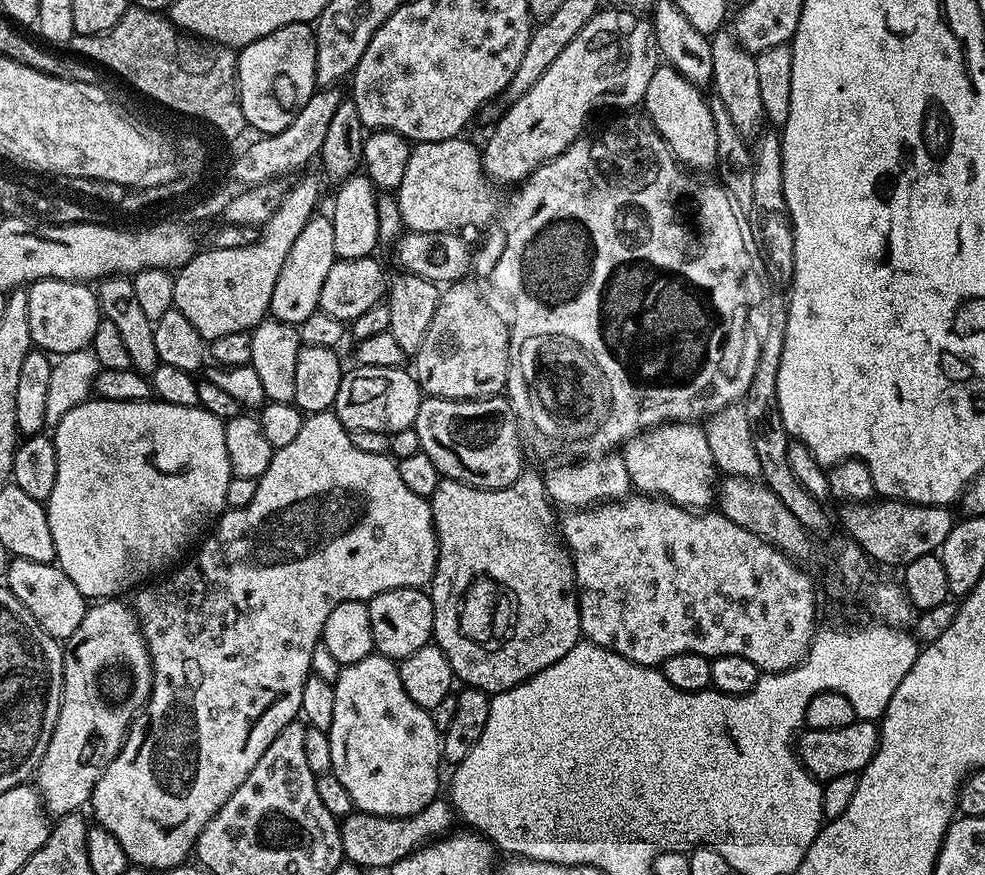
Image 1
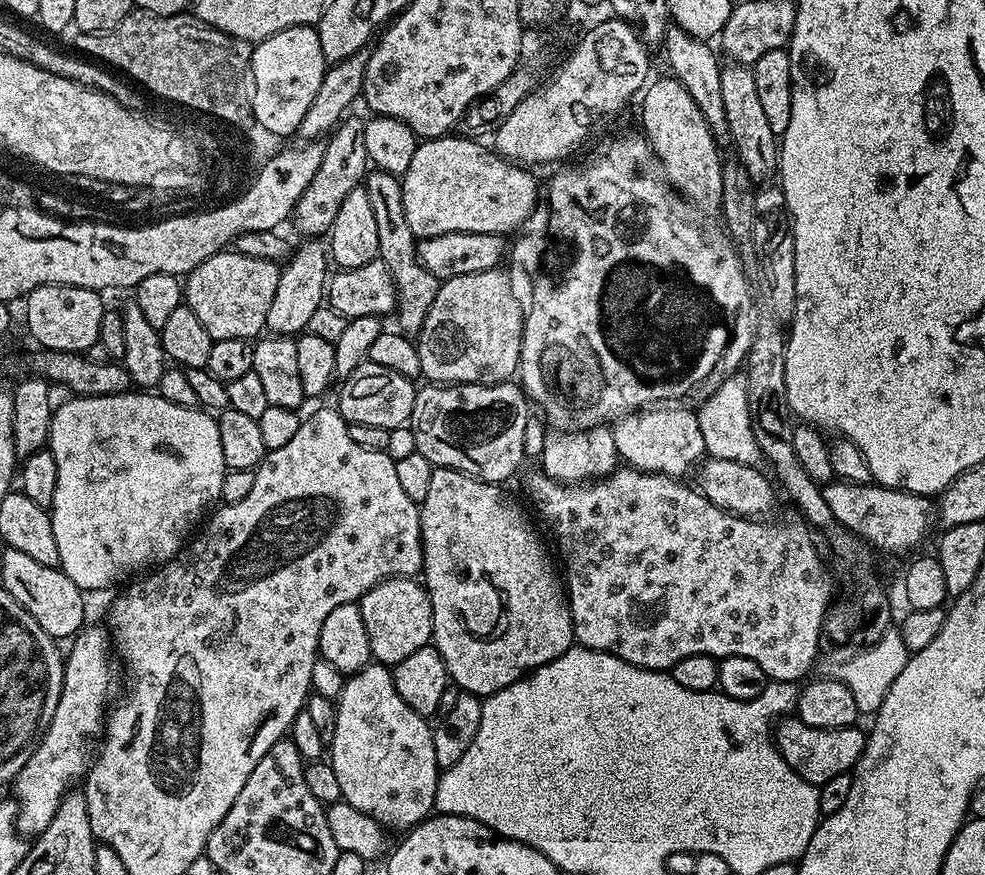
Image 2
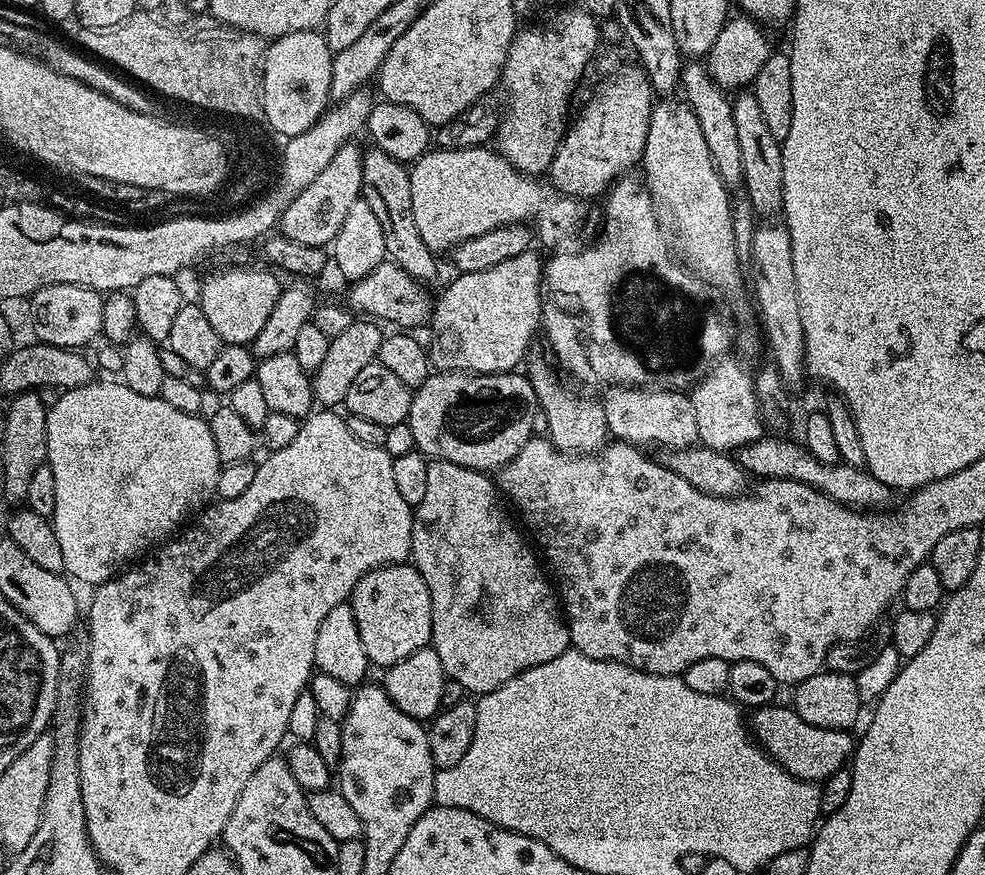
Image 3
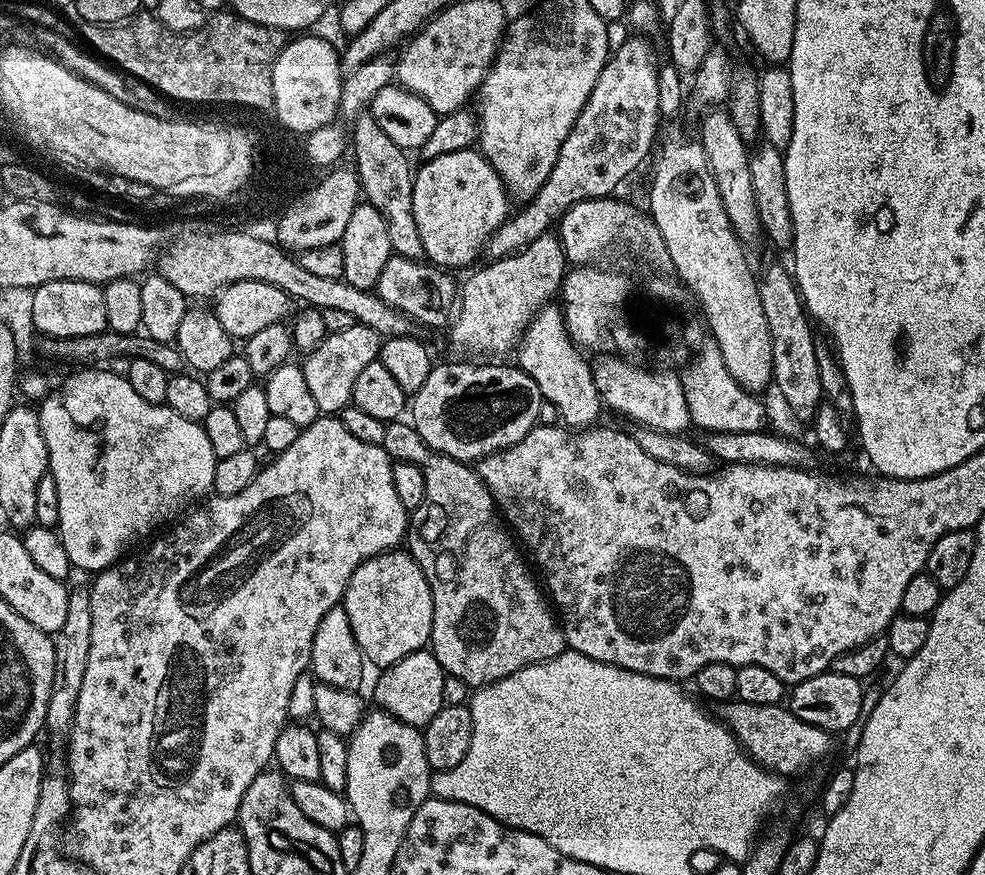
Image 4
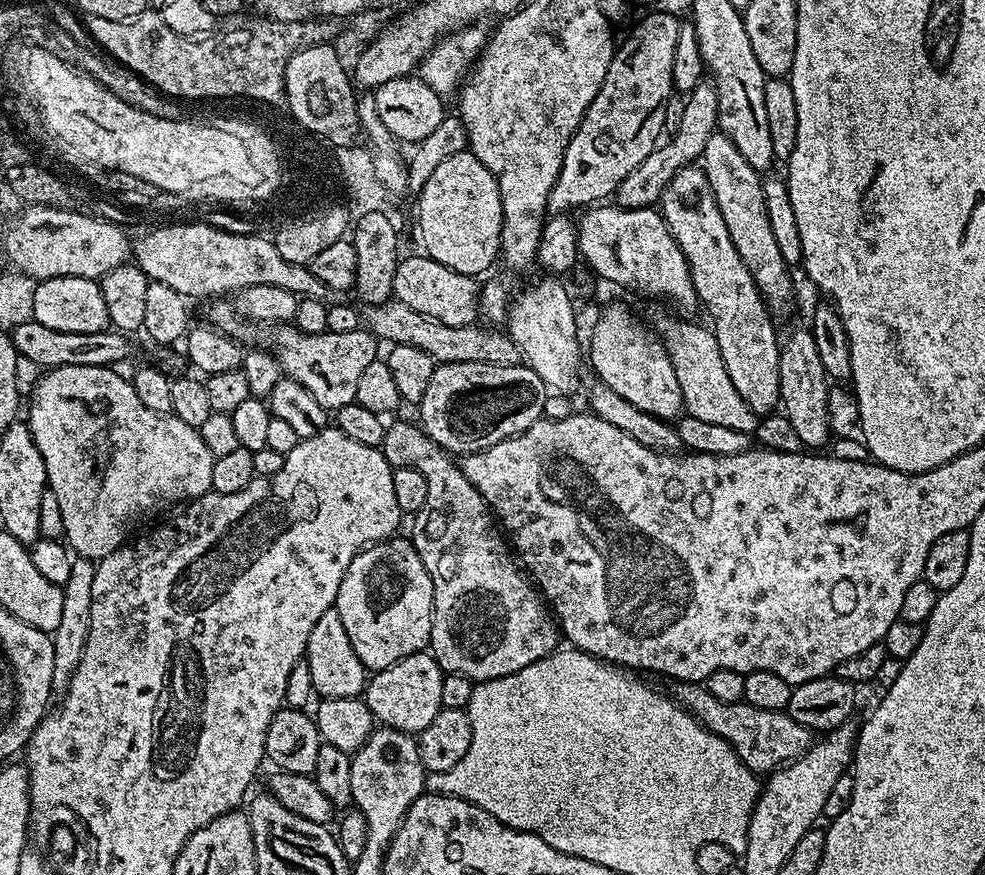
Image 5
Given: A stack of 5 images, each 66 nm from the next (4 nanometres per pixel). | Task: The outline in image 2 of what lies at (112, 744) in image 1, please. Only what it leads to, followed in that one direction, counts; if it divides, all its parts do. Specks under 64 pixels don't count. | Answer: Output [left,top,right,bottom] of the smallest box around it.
[14,626,121,838]

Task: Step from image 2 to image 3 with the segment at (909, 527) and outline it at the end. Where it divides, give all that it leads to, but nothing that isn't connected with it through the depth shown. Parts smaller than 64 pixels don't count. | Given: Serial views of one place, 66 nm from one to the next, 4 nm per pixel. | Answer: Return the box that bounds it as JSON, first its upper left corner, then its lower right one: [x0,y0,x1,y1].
[736,436,893,510]

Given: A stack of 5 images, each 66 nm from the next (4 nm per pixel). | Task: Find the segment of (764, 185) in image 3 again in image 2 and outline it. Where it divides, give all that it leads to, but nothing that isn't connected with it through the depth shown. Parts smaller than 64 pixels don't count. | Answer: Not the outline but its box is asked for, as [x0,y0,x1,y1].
[721,62,780,186]

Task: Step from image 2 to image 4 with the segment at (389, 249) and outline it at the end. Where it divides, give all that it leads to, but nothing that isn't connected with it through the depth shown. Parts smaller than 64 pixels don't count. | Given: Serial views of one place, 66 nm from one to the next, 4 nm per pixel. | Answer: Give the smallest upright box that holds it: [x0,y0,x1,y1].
[350,111,424,260]

